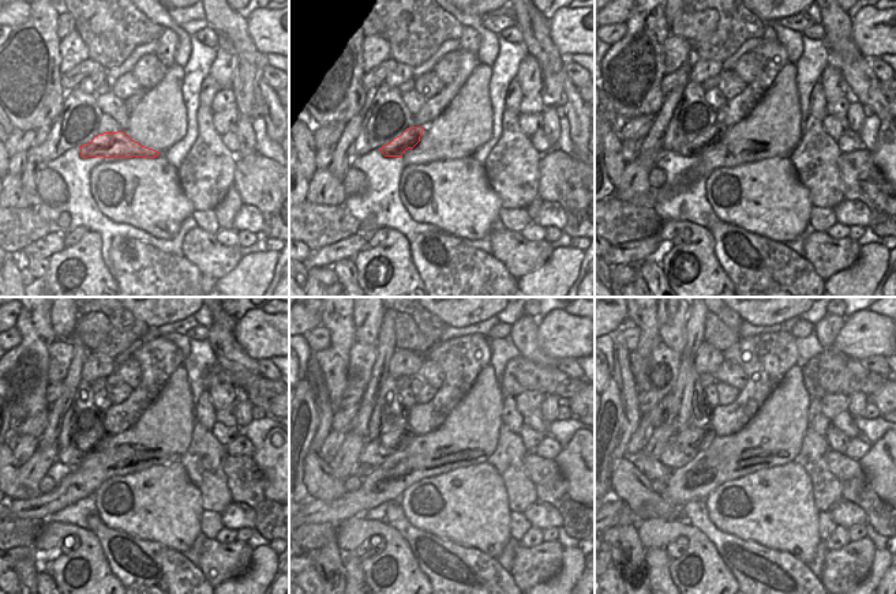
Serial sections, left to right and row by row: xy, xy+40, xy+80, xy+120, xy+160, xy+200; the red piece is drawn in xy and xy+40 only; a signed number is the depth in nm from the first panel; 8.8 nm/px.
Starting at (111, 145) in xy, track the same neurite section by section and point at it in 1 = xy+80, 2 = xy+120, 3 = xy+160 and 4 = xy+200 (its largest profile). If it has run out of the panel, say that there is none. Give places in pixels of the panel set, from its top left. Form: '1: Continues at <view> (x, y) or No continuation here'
1: Continues at xy+80 (700, 142)
2: Continues at xy+120 (72, 454)
3: Continues at xy+160 (374, 454)
4: Continues at xy+200 (683, 446).

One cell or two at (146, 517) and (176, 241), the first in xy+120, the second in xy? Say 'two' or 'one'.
two

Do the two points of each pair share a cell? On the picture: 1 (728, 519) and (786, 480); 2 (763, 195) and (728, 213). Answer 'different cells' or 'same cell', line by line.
1: same cell
2: same cell

